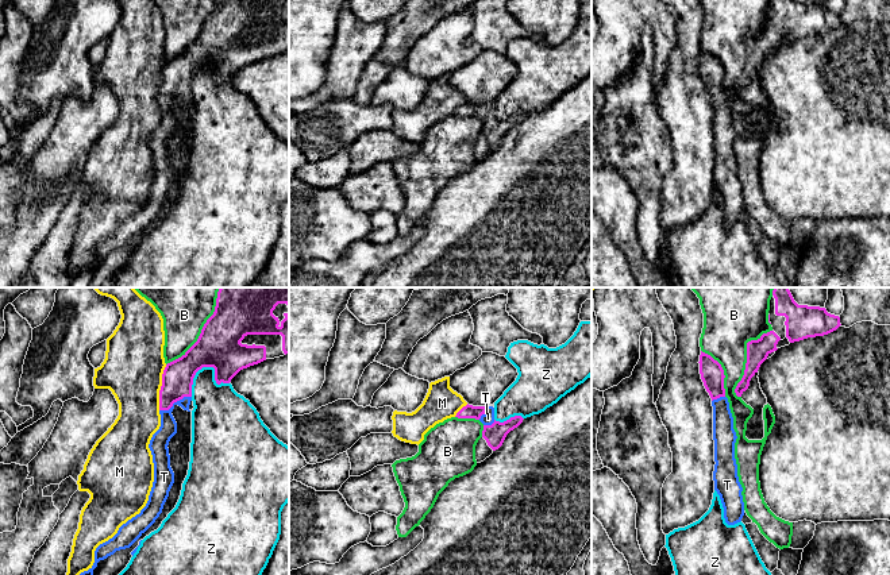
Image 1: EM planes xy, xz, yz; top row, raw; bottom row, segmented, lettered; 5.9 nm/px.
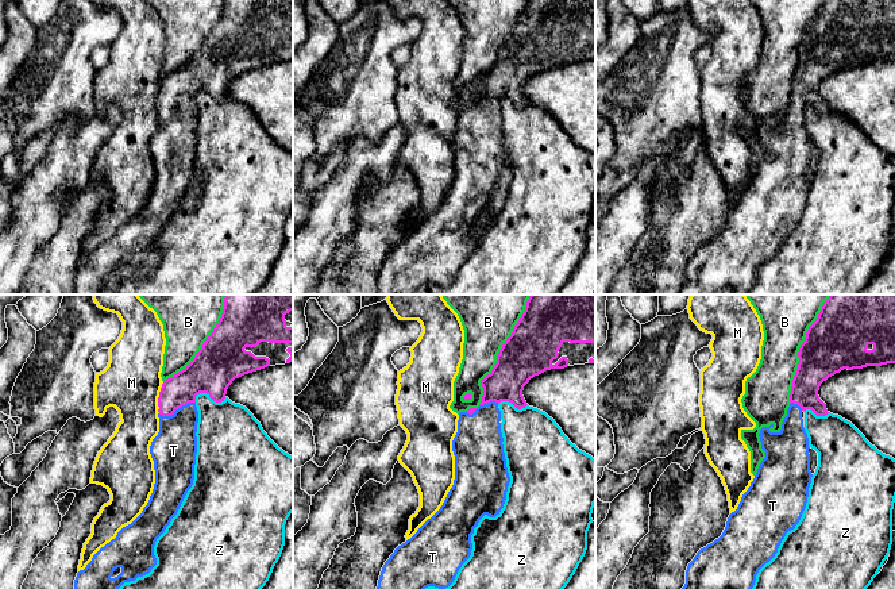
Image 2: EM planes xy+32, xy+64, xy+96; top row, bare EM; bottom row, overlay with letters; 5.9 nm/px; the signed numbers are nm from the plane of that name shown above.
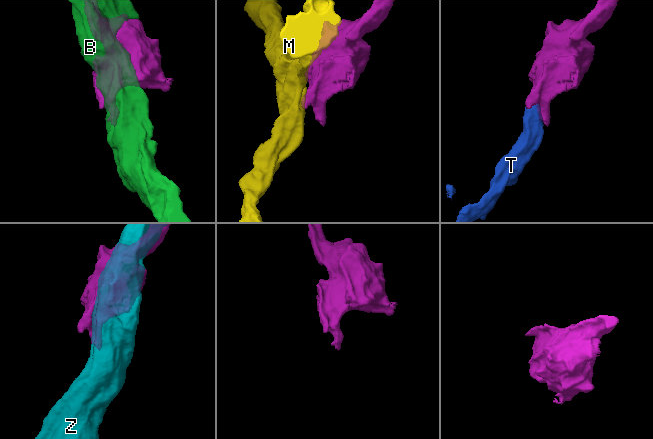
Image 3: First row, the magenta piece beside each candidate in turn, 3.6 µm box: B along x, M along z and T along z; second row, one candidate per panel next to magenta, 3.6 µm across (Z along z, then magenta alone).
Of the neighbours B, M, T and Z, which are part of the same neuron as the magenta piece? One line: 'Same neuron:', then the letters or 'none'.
Same neuron: T

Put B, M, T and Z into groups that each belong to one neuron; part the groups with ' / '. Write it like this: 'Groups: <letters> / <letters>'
Groups: B / M / T / Z

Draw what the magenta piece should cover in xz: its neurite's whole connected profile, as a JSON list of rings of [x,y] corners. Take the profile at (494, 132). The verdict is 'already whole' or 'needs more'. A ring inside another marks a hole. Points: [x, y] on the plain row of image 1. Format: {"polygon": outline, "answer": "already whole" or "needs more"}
{"polygon": [[[469,101],[463,104],[455,115],[479,117],[483,121],[482,135],[493,148],[498,147],[506,132],[517,126],[524,117],[521,113],[515,113],[504,120],[500,120],[494,117],[493,104],[473,104]]], "answer": "needs more"}

